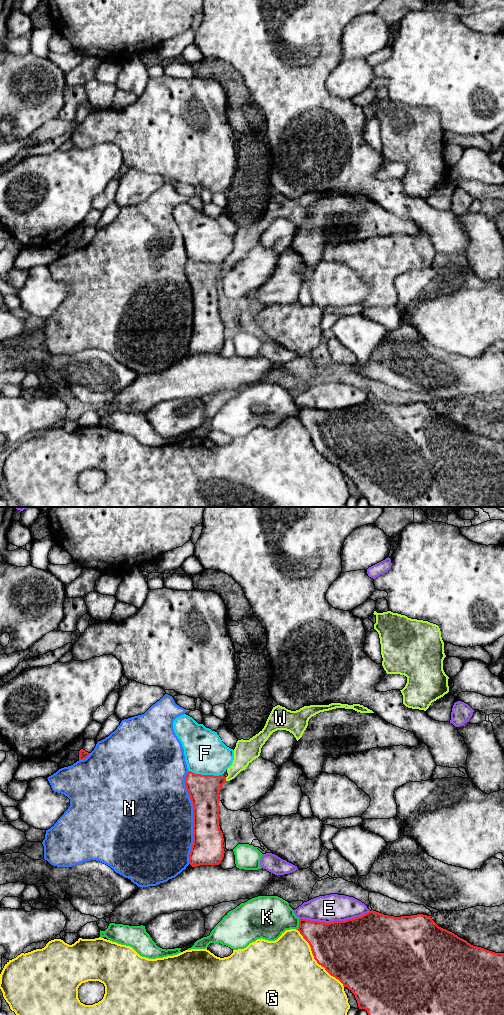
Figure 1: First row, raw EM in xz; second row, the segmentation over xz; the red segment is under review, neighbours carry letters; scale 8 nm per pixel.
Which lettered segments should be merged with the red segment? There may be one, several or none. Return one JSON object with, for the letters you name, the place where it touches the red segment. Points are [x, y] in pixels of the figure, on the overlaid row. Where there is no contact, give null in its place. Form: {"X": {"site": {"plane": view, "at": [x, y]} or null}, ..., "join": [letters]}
{"W": {"site": {"plane": "xz", "at": [225, 779]}}, "join": ["W"]}

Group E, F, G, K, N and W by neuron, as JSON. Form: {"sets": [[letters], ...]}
{"sets": [["E"], ["F"], ["G"], ["K"], ["N"], ["W"]]}

